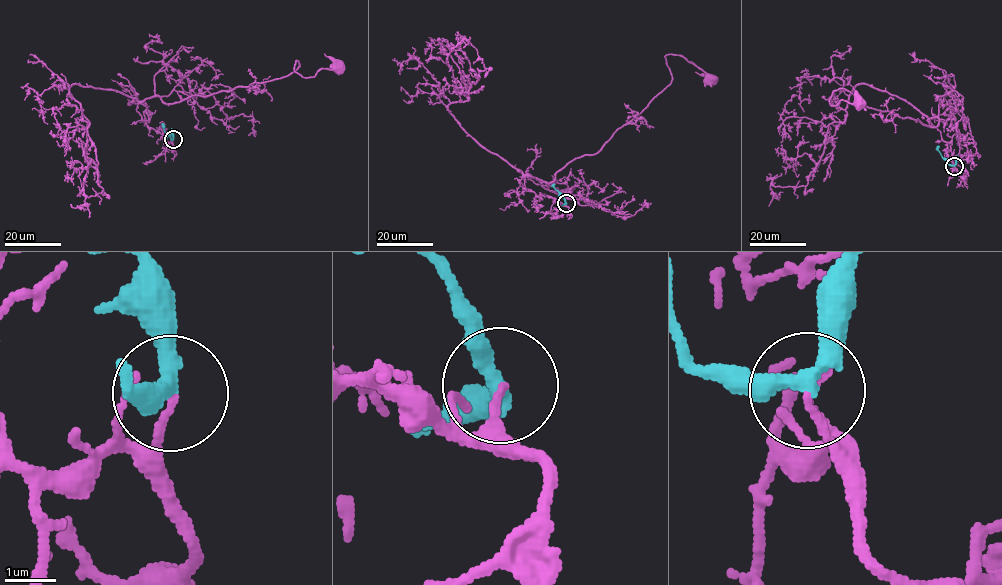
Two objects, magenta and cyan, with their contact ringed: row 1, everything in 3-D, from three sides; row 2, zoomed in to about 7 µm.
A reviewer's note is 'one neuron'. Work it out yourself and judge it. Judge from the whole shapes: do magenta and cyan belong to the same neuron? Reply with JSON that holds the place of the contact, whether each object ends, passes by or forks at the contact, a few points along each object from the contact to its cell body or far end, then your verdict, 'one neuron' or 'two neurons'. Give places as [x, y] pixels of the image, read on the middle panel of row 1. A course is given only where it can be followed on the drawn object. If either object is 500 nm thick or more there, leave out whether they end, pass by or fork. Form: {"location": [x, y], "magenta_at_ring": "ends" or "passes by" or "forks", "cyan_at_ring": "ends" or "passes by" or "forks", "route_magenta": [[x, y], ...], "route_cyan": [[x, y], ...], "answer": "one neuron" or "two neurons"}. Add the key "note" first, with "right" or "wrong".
{"note": "wrong", "location": [566, 203], "magenta_at_ring": "ends", "cyan_at_ring": "passes by", "route_magenta": [[566, 203], [537, 196], [524, 178], [550, 183], [597, 153], [670, 82], [666, 55], [682, 55], [711, 79]], "route_cyan": [[566, 203], [551, 186]], "answer": "two neurons"}

